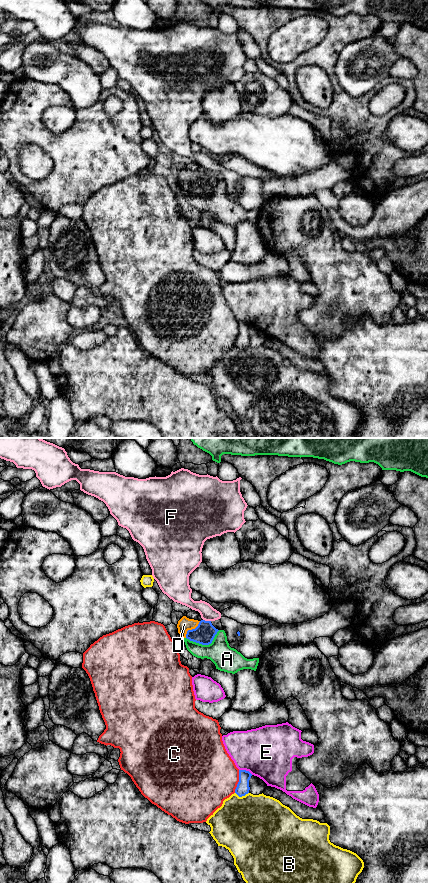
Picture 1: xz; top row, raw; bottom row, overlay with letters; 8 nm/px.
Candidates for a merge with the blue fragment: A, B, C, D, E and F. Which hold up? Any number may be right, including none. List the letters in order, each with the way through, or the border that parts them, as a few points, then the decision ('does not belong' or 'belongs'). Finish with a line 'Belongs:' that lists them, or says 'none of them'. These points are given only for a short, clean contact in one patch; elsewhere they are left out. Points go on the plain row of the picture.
A: does not belong
B: does not belong
C: does not belong
D: across xz (204, 185), (192, 181), (184, 176) | belongs
E: does not belong
F: along xz (203, 171), (210, 173) | does not belong
Belongs: D

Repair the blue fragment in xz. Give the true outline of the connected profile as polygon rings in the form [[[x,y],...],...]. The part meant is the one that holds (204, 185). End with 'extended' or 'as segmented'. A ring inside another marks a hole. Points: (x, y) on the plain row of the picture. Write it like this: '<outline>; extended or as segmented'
[[[186,168],[178,173],[177,180],[182,190],[187,190],[202,197],[211,196],[219,183],[212,177],[211,173],[198,173],[189,171]]]; extended

